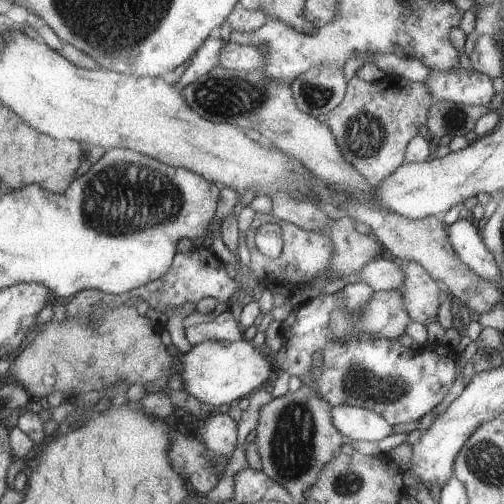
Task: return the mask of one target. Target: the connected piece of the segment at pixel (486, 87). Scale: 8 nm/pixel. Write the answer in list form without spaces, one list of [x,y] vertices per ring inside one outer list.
[[[459,67],[455,71],[442,72],[431,69],[425,82],[431,93],[440,101],[454,101],[465,105],[484,105],[492,102],[492,80],[484,73]]]

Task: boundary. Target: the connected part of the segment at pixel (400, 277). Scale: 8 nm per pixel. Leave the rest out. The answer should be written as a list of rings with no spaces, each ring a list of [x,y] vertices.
[[[378,258],[359,272],[358,275],[348,275],[347,284],[366,281],[376,291],[401,289],[405,276],[397,260]]]

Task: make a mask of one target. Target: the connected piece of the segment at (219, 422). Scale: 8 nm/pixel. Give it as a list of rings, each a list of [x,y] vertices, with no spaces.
[[[224,410],[221,414],[209,416],[200,430],[200,438],[217,457],[228,459],[236,448],[237,422]]]

